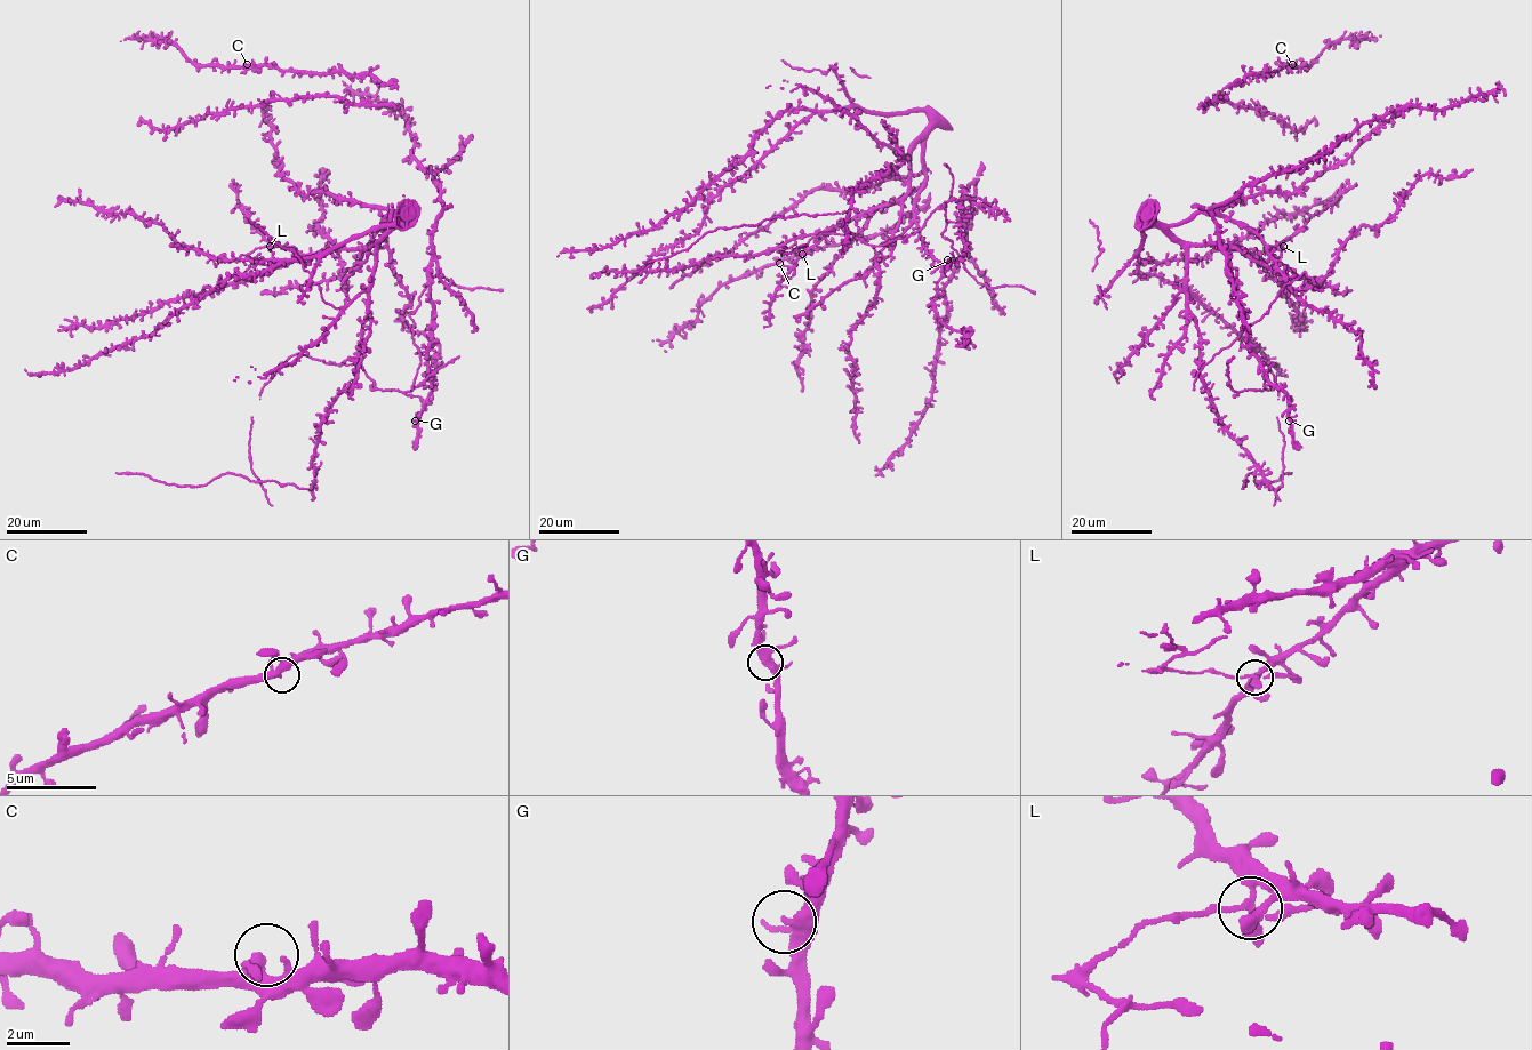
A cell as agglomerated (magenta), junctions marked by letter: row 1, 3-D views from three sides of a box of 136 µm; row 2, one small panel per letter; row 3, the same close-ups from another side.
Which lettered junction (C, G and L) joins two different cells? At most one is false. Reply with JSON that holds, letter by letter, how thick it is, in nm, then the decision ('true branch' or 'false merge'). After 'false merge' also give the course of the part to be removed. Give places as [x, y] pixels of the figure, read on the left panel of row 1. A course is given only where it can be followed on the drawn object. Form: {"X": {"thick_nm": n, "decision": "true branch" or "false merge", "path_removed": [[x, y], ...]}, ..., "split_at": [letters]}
{"C": {"thick_nm": 240, "decision": "true branch"}, "G": {"thick_nm": 280, "decision": "true branch"}, "L": {"thick_nm": 240, "decision": "false merge", "path_removed": [[270, 247], [256, 247], [250, 253], [250, 264], [243, 272]]}, "split_at": ["L"]}

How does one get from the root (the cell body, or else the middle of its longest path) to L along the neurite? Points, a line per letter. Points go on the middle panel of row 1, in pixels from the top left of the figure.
L: (925, 171), (921, 138), (911, 153), (909, 187), (903, 197), (834, 226), (802, 253)

